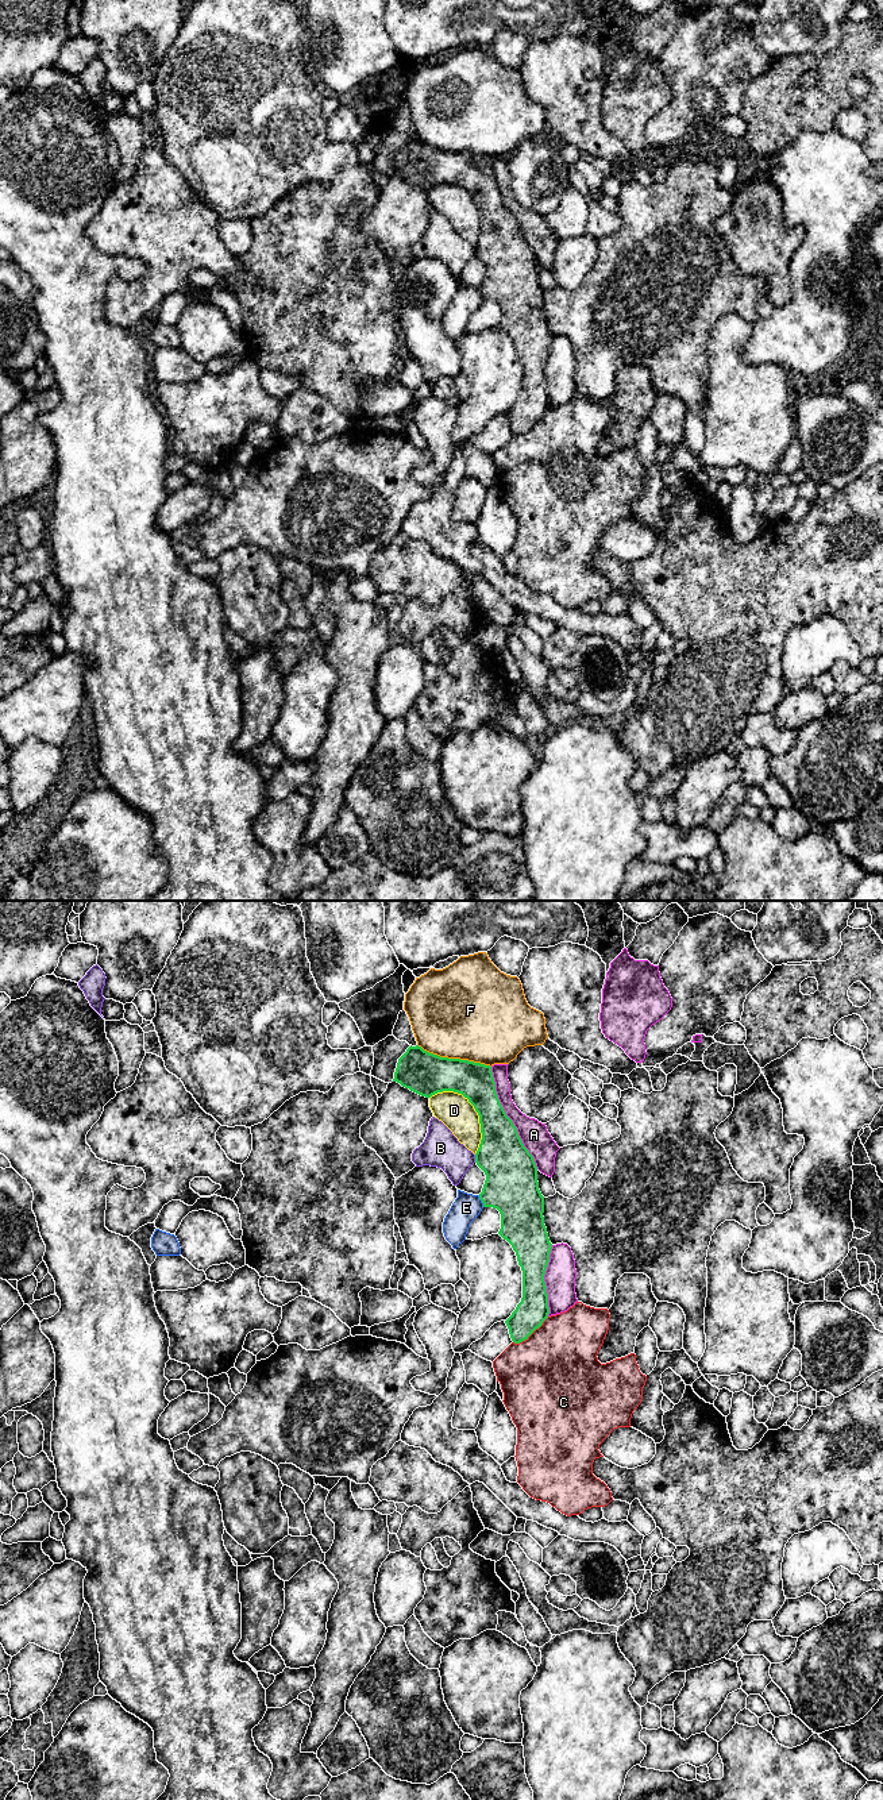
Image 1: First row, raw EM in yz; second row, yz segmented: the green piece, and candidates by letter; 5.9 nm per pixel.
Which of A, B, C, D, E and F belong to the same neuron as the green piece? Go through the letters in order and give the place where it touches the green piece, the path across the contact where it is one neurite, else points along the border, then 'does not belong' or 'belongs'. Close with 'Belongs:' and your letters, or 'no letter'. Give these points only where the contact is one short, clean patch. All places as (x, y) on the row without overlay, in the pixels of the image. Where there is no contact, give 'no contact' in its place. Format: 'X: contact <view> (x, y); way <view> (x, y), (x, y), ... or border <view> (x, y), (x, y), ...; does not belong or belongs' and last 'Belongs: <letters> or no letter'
A: contact yz (509, 211); does not belong
B: contact yz (475, 251); does not belong
C: contact yz (531, 426); does not belong
D: contact yz (474, 200); does not belong
E: contact yz (481, 292); does not belong
F: contact yz (454, 151); does not belong
Belongs: no letter

